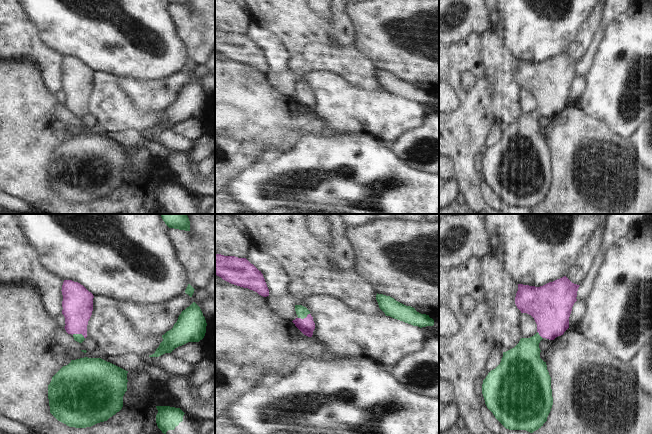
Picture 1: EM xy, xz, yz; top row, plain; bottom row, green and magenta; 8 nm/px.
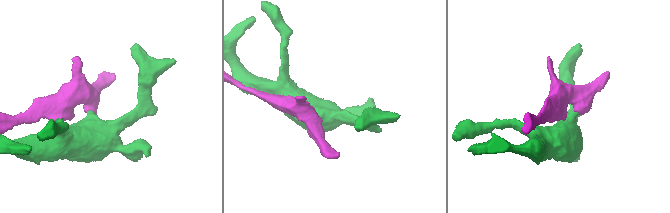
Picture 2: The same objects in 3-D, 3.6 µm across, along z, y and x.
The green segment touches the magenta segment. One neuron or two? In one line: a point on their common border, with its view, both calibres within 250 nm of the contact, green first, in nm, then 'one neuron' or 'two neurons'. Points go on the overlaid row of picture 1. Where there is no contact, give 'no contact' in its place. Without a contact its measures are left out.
xy (79, 334) | 70/240 nm | one neuron

